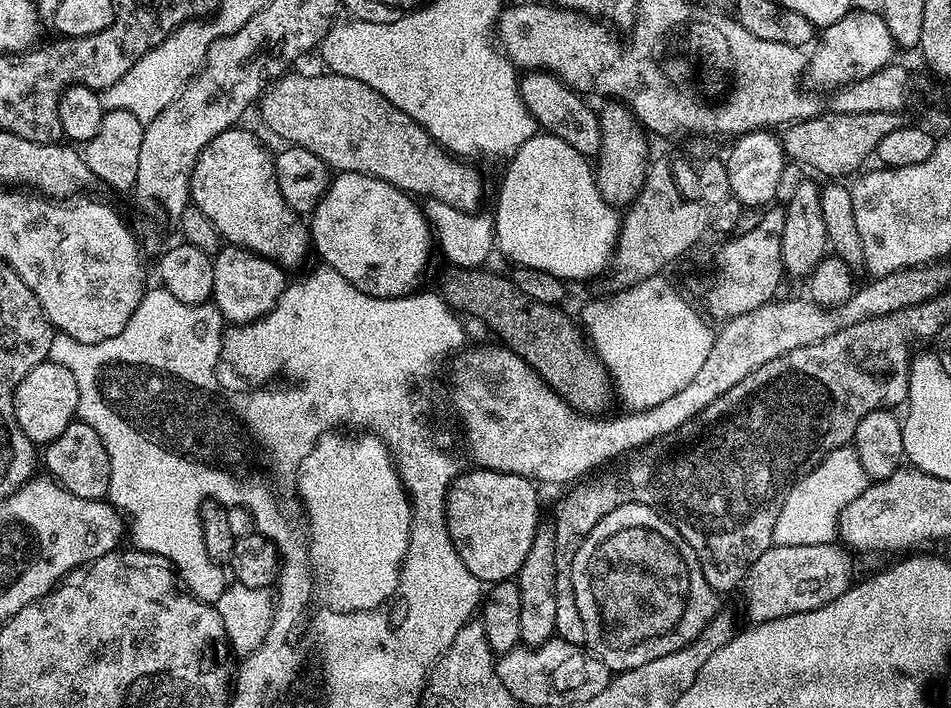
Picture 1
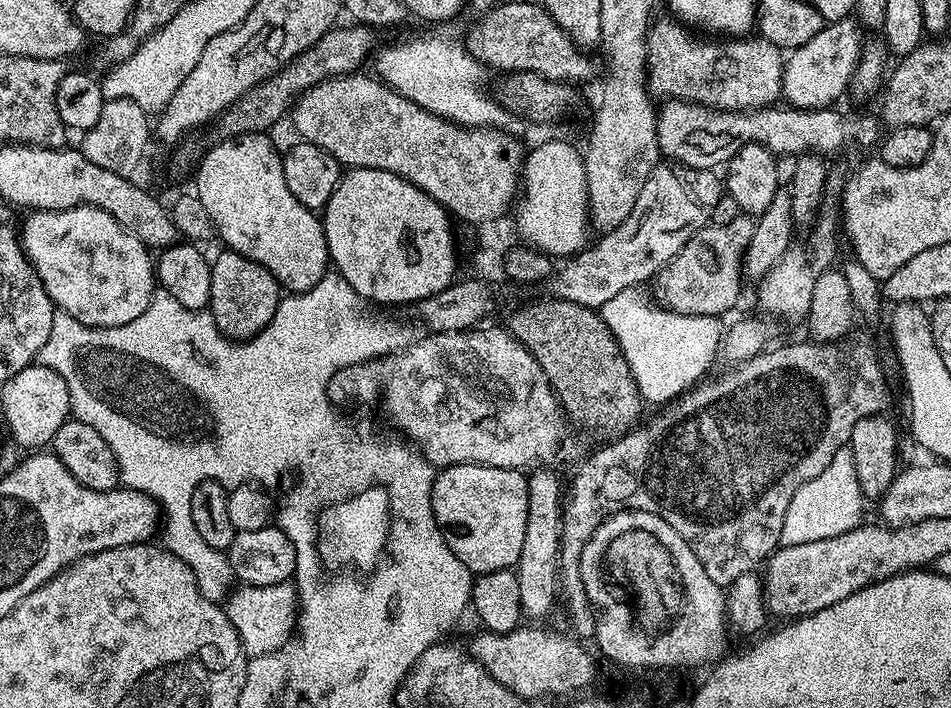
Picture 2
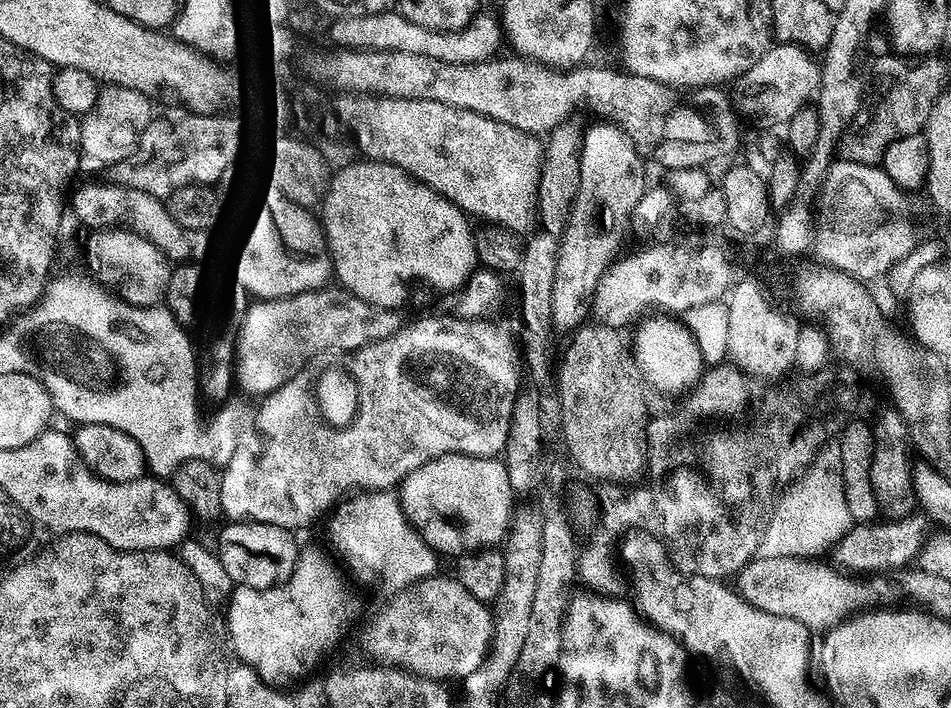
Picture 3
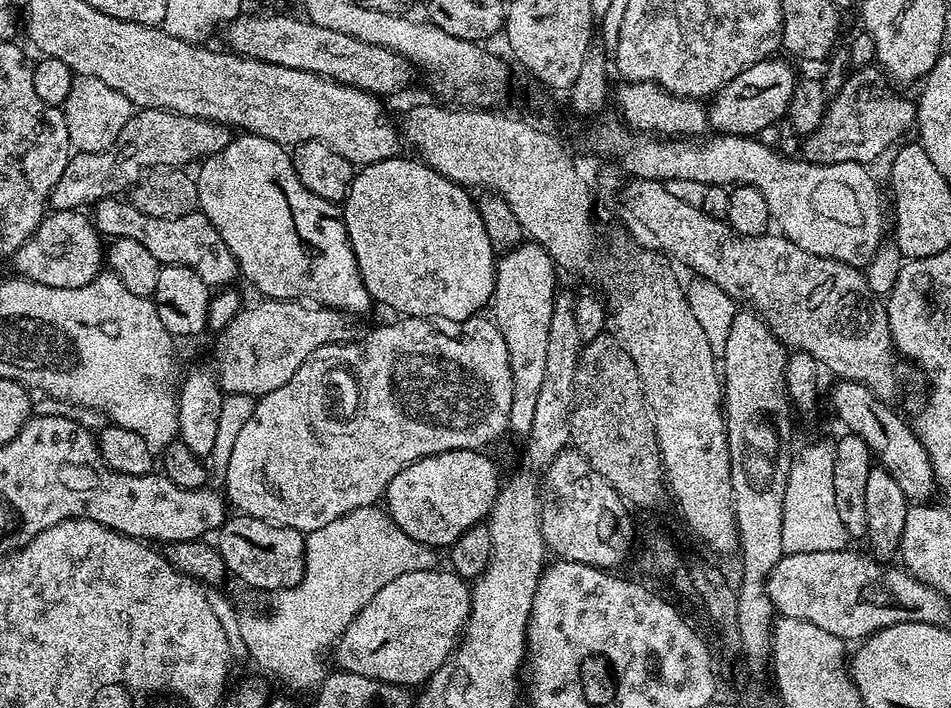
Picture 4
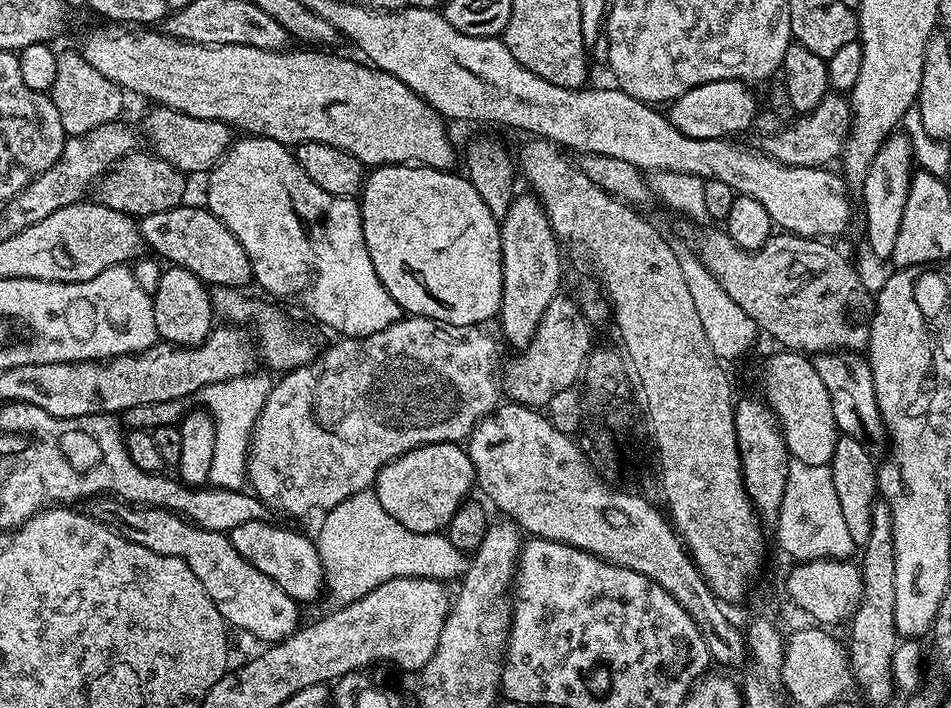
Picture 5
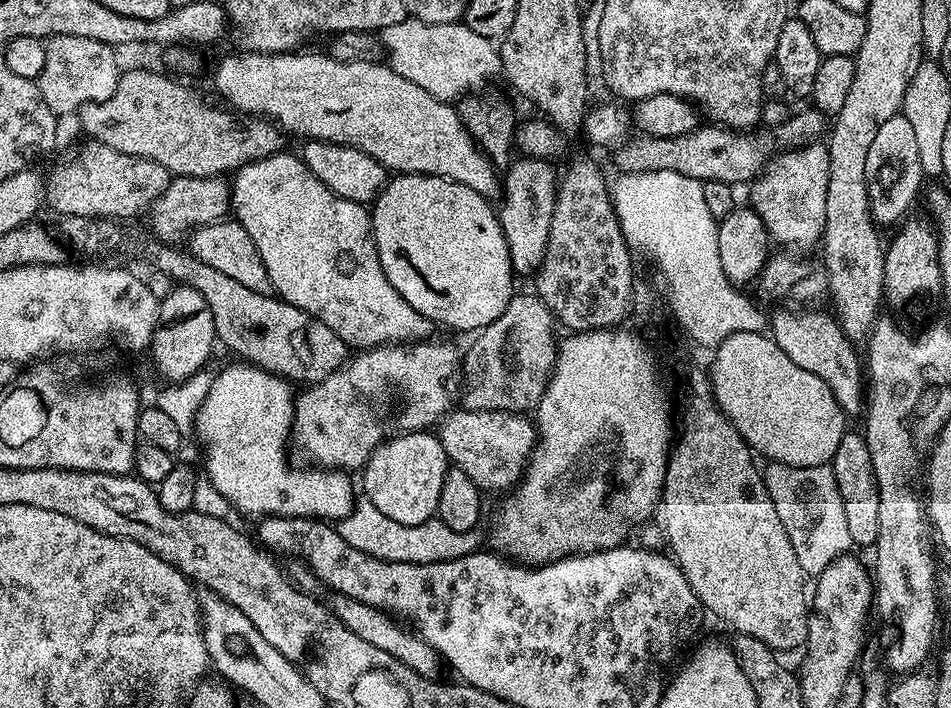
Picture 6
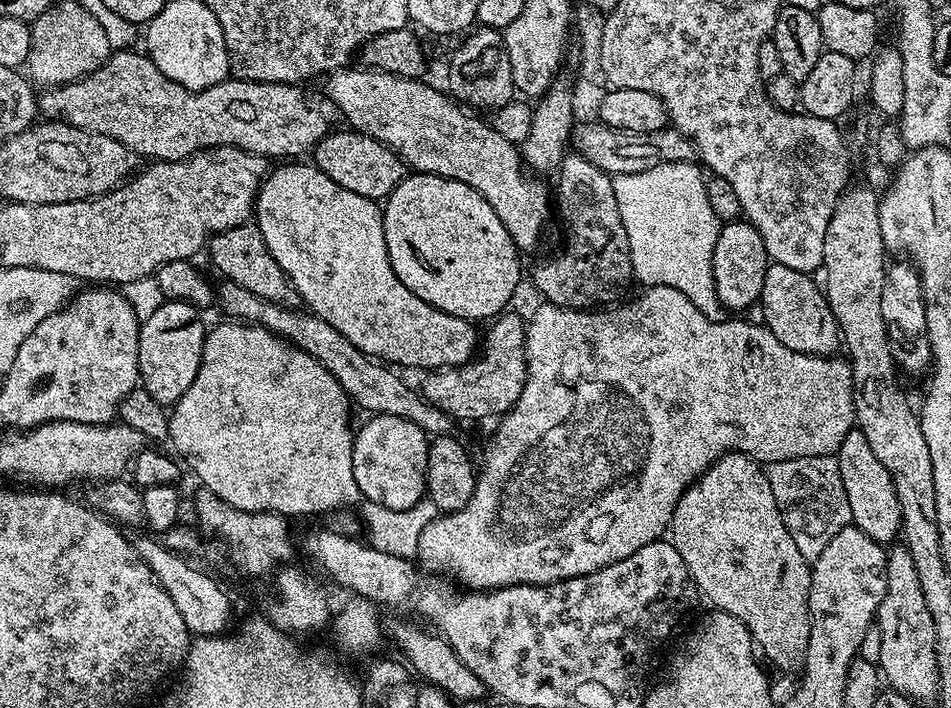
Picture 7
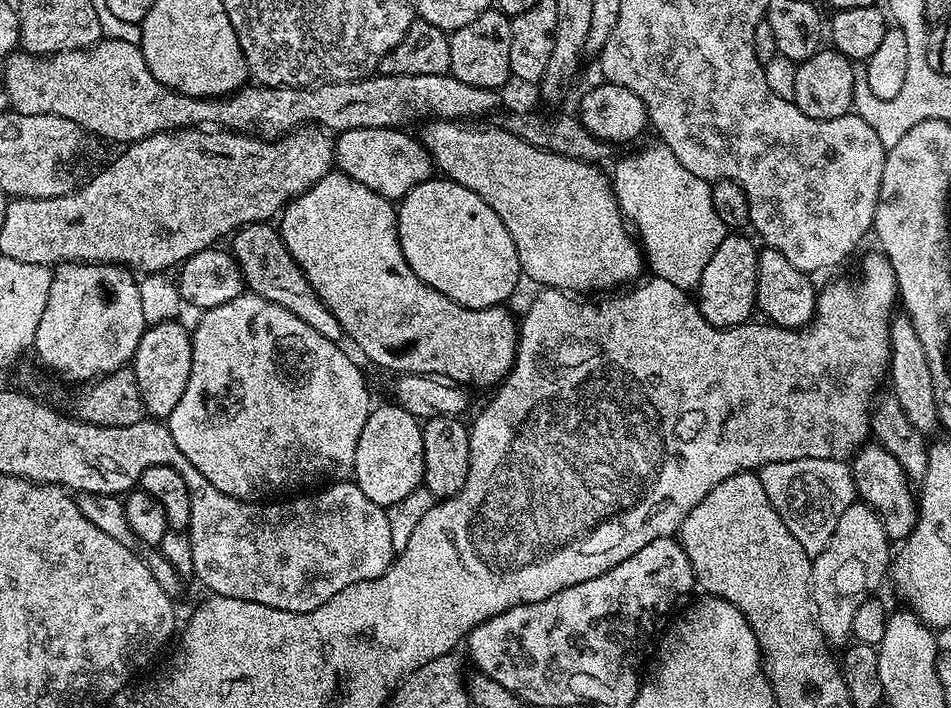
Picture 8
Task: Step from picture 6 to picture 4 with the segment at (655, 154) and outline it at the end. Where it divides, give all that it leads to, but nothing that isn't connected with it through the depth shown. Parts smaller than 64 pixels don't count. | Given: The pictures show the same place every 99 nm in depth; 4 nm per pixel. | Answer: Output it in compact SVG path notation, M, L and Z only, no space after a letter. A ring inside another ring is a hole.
M872 70L852 75L845 79L840 91L829 99L828 109L818 130L803 137L803 159L814 164L854 162L872 166L888 147L891 149L897 141L904 138L899 136L904 136L911 130L912 123L915 122L916 116L918 117L918 108L913 101L911 104L906 97L899 96L896 92L875 88L872 83L875 82L876 76Z

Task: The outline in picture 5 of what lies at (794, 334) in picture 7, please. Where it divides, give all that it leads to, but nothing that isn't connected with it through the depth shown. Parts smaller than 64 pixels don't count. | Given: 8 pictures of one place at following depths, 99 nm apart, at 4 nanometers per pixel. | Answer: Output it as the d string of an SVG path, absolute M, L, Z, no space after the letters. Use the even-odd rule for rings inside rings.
M829 351L811 357L812 371L822 378L826 394L830 394L830 410L834 410L837 433L862 442L869 450L885 447L886 433L878 400L874 398L874 380L867 359L855 351Z

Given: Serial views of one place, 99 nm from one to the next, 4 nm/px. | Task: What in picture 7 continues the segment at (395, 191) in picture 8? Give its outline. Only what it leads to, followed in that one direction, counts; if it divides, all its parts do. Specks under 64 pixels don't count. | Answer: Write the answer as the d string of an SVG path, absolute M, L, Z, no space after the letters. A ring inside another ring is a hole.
M343 130L344 132L329 131L310 156L316 168L330 178L330 182L338 182L342 190L354 190L354 194L362 194L362 198L383 201L398 186L398 182L406 175L406 165L399 154L390 150L382 142L364 136L360 132Z

